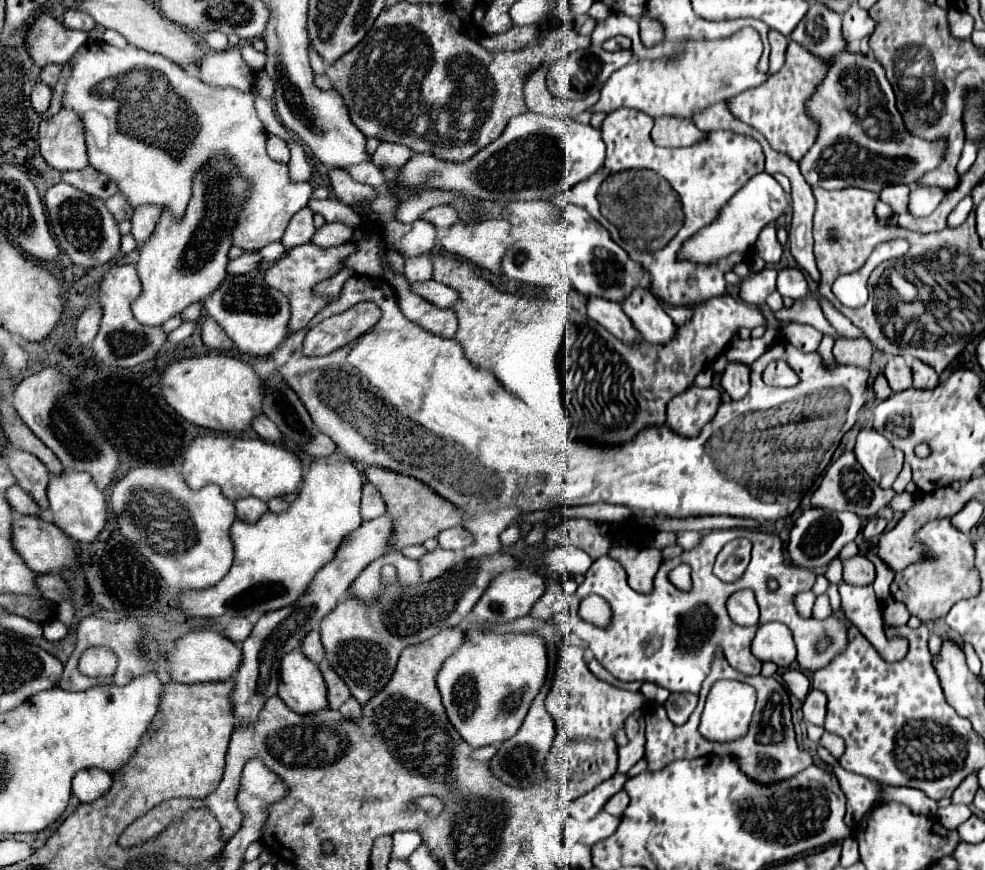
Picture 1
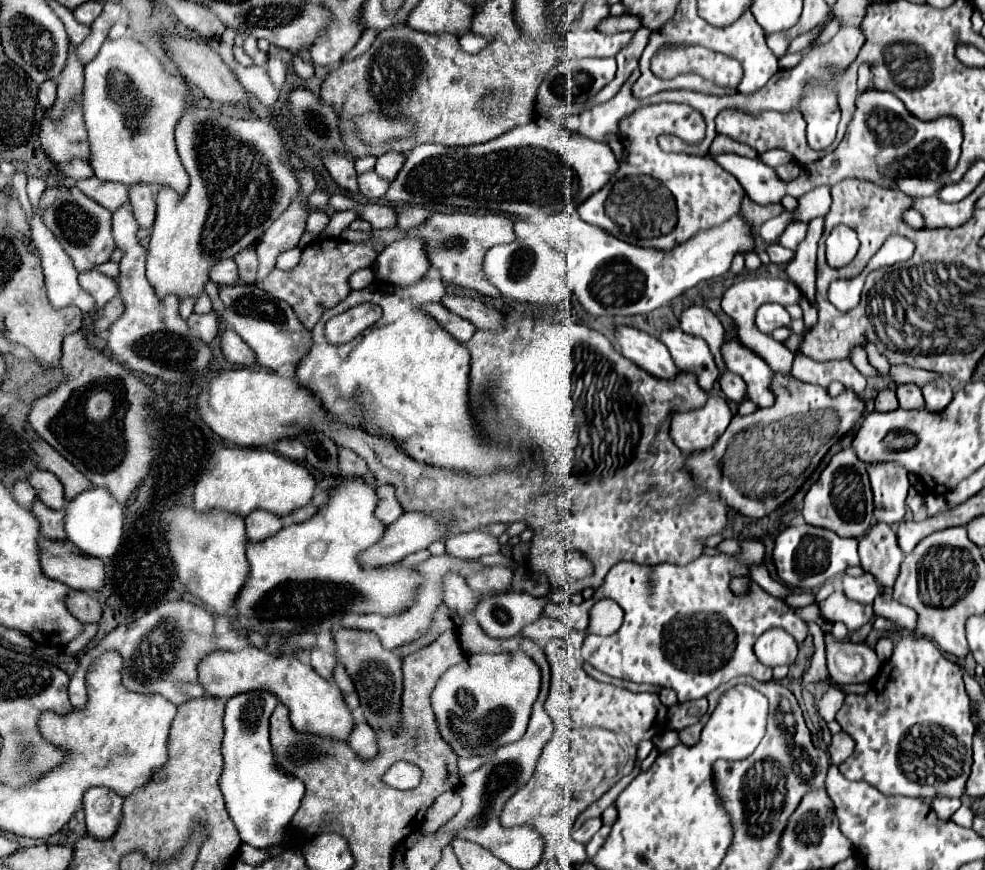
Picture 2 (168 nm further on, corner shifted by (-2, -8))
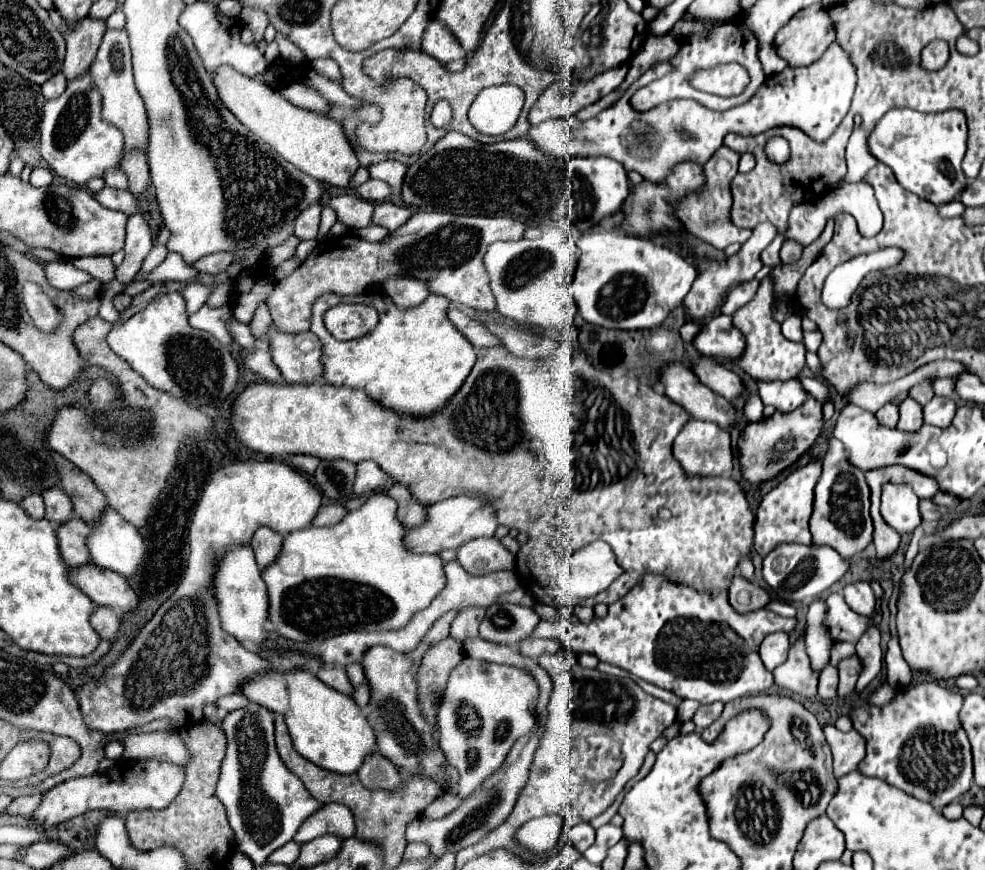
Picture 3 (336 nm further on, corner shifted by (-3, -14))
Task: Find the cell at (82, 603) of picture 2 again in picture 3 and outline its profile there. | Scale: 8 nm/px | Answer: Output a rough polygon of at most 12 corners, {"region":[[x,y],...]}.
{"region":[[97,606],[89,616],[95,632],[113,640],[119,630],[119,614]]}

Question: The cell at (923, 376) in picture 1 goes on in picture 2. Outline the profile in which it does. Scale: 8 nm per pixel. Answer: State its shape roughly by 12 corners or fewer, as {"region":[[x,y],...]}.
{"region":[[942,380],[924,386],[926,410],[942,412],[954,396]]}

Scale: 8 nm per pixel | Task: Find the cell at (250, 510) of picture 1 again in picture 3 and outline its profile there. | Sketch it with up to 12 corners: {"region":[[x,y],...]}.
{"region":[[259,528],[251,540],[259,568],[281,552],[283,536]]}

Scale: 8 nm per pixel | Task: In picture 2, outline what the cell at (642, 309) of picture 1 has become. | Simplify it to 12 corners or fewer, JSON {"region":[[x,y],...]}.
{"region":[[662,332],[674,362],[710,392],[720,370],[702,338]]}

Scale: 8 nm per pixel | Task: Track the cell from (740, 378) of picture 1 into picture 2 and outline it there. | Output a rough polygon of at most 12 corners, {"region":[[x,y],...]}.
{"region":[[738,334],[720,346],[726,368],[744,378],[748,400],[772,406],[774,370]]}

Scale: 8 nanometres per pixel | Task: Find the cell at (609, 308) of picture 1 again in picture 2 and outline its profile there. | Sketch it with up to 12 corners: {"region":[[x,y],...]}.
{"region":[[620,326],[620,352],[648,374],[674,380],[682,370],[662,342]]}

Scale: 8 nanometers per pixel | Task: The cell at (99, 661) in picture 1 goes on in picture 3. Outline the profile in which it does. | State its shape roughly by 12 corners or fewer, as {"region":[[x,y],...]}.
{"region":[[155,758],[65,780],[29,820],[53,828],[87,810],[167,808],[185,772]]}

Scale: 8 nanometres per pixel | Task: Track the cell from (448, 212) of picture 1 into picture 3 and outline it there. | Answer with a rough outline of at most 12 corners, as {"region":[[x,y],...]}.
{"region":[[393,202],[375,206],[373,224],[389,232],[401,228],[409,218],[407,206]]}

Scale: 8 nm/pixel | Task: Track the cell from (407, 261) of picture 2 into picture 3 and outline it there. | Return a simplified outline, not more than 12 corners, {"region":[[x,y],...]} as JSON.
{"region":[[391,276],[381,288],[399,308],[429,296],[427,284],[411,276]]}

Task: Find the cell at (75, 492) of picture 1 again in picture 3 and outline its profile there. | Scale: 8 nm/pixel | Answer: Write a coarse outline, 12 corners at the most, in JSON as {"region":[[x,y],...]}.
{"region":[[109,506],[91,524],[93,564],[125,578],[143,562],[133,524]]}

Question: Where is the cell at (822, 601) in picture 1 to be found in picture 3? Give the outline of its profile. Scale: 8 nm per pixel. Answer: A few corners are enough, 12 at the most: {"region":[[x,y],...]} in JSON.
{"region":[[775,600],[765,608],[779,616],[795,618],[795,606],[785,600]]}

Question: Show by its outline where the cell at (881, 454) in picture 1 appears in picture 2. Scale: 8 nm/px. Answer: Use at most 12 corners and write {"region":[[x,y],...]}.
{"region":[[868,466],[874,514],[898,524],[906,516],[908,472]]}

